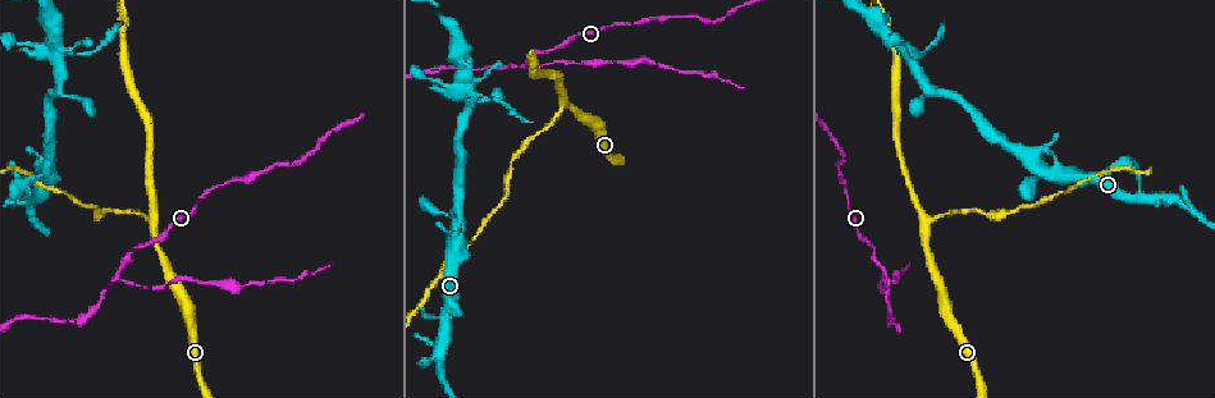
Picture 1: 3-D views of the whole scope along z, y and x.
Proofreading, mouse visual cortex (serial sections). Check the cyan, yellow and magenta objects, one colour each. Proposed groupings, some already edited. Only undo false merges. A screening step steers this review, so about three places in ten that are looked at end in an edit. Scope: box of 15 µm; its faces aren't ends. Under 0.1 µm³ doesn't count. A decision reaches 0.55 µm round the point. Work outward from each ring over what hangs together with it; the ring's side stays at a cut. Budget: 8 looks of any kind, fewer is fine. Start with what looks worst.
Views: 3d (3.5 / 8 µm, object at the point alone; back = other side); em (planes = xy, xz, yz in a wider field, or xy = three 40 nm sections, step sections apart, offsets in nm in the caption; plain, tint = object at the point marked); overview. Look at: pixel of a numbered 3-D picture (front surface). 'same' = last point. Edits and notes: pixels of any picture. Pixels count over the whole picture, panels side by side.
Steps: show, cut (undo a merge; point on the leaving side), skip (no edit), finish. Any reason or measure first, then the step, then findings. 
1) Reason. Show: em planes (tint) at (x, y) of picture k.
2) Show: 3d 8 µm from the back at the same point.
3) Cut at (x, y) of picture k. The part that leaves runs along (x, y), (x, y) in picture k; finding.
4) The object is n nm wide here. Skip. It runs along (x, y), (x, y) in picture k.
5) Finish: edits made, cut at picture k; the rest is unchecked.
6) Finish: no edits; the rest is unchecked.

Sharp bend. Show: 3d 3.5 µm at (522, 64) of picture 1.

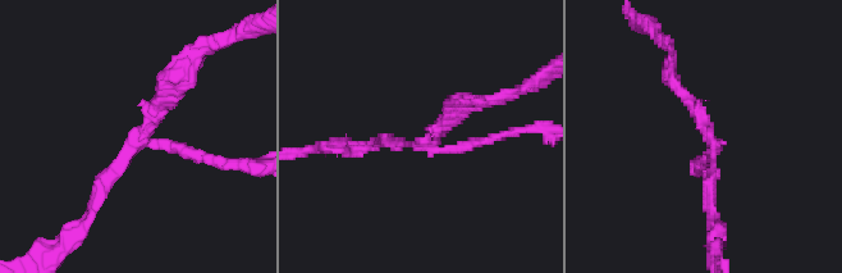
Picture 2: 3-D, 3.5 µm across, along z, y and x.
3 arms meet here; the arms are 100, 150, 200 nm wide. Show: em xy step 1 (tint) at (145, 131) of picture 2.

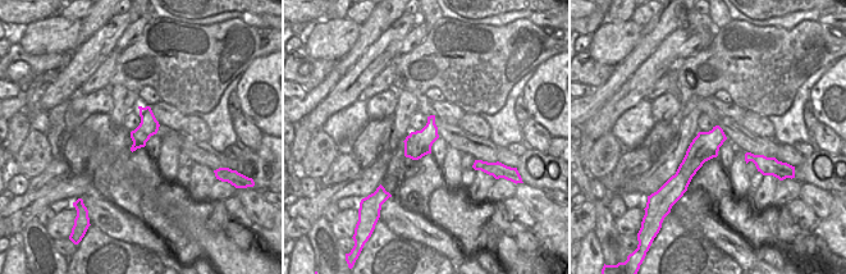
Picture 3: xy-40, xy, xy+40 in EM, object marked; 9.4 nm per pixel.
Cut at (193, 153) of picture 2. The part that leaves runs along (154, 141), (222, 165), (256, 165) in picture 2; a second cell is stuck on.

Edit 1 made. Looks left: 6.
Show: overview.

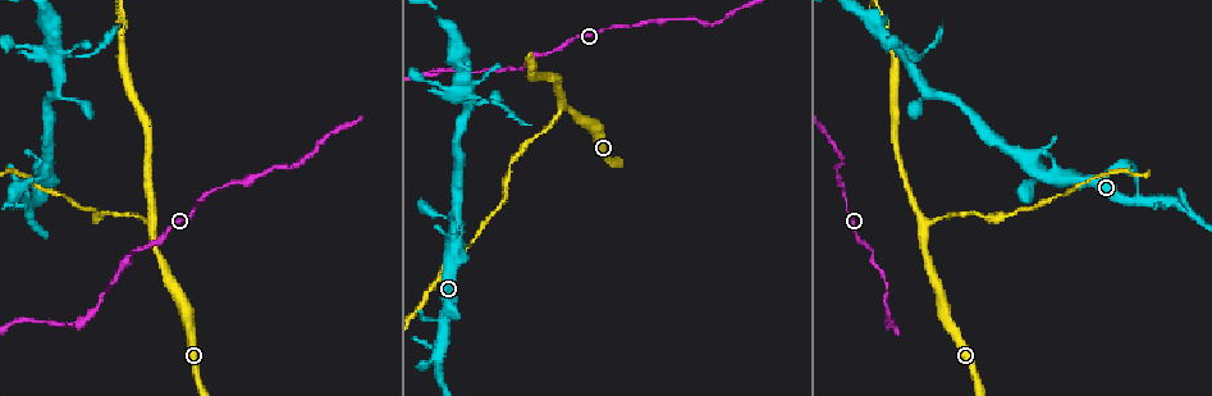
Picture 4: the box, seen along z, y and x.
Two arms in line, one across. Show: 3d 3.5 µm from the back at (151, 225) of picture 4.

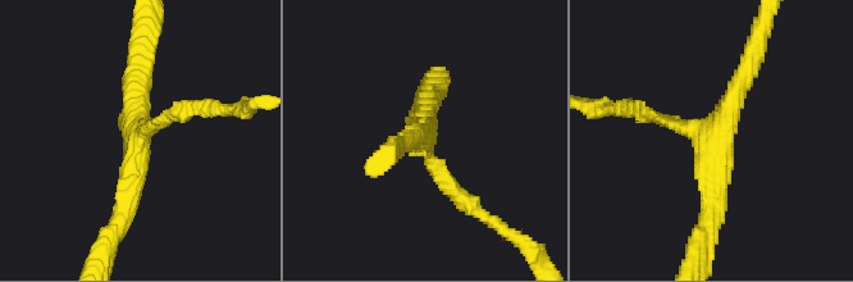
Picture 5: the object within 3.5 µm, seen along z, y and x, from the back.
Now the EM. Show: em planes (tint) at (140, 140) of picture 5.

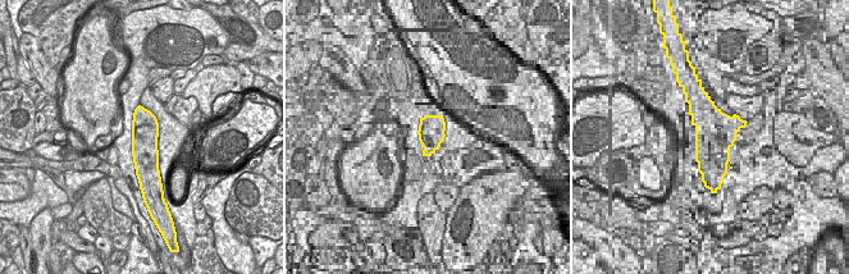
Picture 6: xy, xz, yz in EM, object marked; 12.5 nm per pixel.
The arms are 200, 250, 300 nm wide. Skip. It runs along (708, 222), (712, 139), (752, 60) in picture 5; one cell here.

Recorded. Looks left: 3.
Finish: edits made, cut at picture 2; the rest is unchecked.

